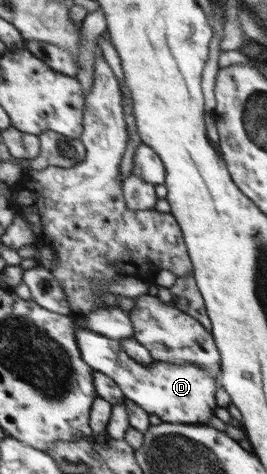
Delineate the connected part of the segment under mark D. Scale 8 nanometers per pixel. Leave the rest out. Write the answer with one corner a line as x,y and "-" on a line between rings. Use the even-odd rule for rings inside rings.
86,328
77,329
77,341
80,342
81,353
84,353
85,361
92,368
101,373
108,375
121,388
124,397
133,401
144,409
147,413
157,415
163,422
181,423
181,424
205,424
208,423
215,415
217,399
215,391
219,389
220,382
216,380
208,371
195,364
177,365
171,362
162,362
153,360
150,364
141,365
134,358
130,358
124,349
123,343
119,340
104,337
103,334

